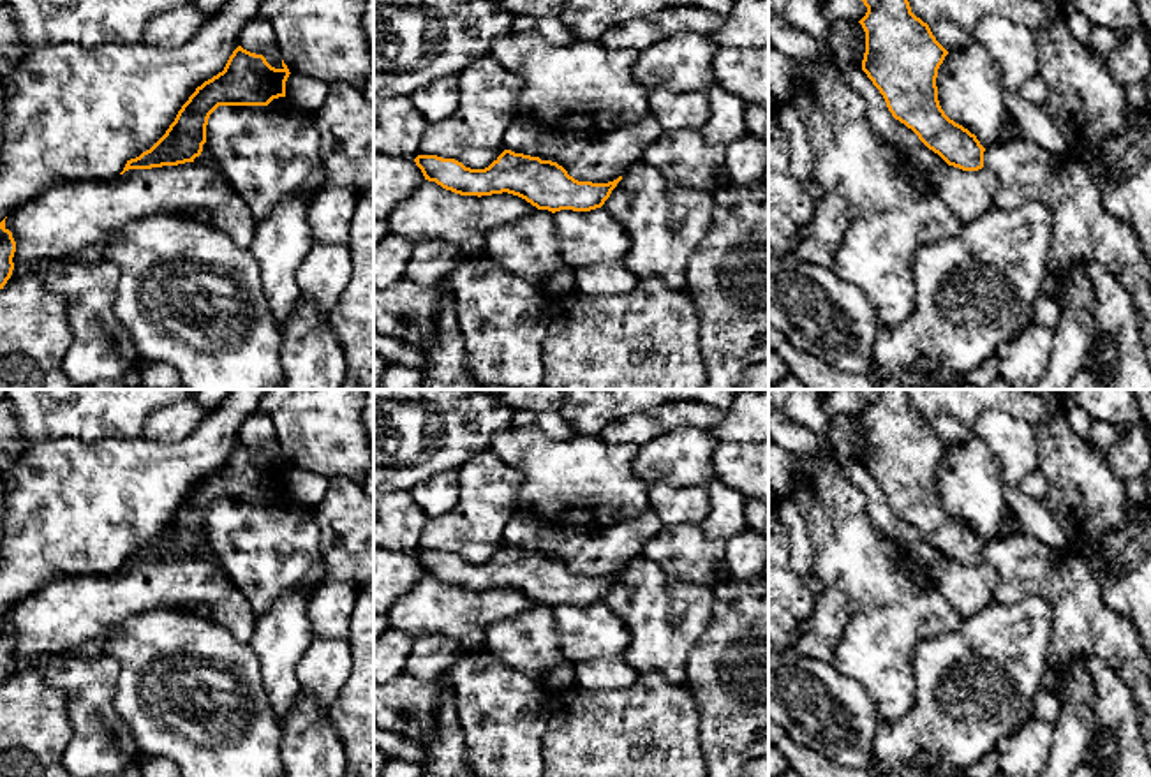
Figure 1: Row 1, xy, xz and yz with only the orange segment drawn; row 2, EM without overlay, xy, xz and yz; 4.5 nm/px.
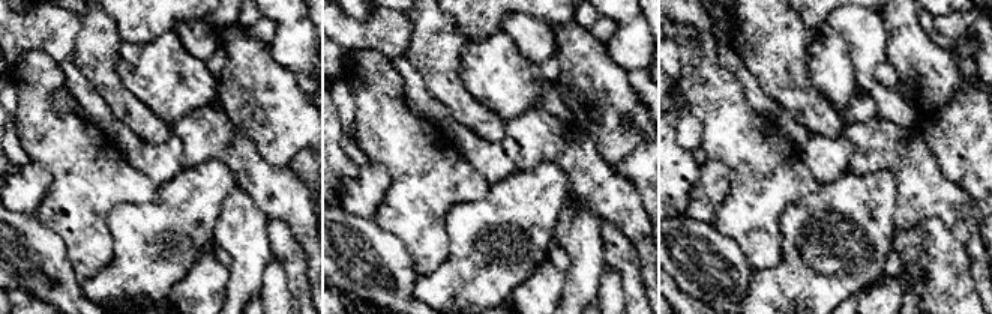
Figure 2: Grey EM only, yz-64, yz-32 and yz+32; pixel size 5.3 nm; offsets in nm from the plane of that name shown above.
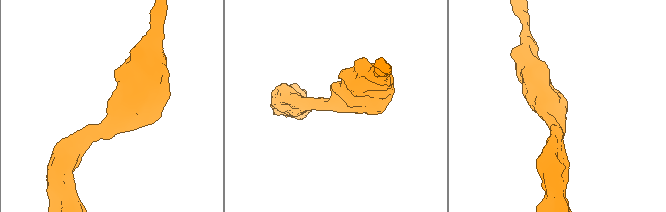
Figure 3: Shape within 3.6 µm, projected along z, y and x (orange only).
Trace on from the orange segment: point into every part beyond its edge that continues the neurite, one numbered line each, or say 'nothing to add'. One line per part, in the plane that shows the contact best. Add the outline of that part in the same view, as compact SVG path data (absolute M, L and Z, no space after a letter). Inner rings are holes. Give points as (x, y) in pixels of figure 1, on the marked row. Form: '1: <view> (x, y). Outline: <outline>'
nothing to add

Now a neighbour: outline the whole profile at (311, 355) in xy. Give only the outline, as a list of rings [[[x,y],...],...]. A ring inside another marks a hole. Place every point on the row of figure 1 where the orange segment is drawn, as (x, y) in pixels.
[[[301,296],[286,319],[280,363],[286,389],[338,389],[345,375],[345,358],[323,307]]]

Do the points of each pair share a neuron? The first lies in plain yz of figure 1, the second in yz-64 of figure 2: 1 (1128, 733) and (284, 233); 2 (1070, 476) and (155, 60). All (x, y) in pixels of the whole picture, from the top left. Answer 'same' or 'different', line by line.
1: same
2: different

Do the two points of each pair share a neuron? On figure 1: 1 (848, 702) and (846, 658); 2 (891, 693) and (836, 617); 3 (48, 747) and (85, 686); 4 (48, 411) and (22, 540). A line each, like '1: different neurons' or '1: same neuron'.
1: different neurons
2: different neurons
3: different neurons
4: different neurons

